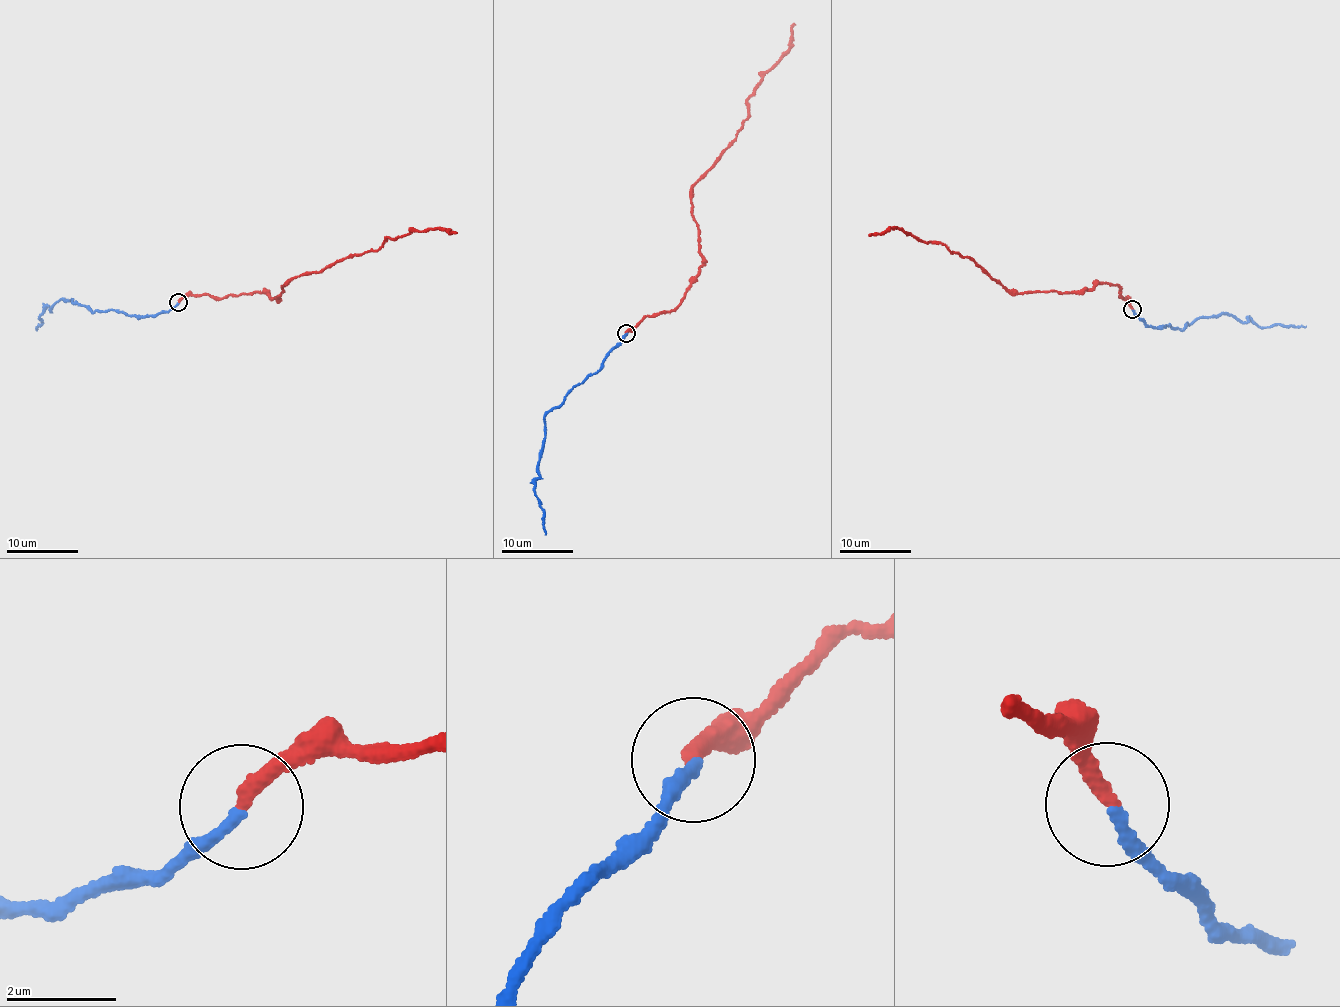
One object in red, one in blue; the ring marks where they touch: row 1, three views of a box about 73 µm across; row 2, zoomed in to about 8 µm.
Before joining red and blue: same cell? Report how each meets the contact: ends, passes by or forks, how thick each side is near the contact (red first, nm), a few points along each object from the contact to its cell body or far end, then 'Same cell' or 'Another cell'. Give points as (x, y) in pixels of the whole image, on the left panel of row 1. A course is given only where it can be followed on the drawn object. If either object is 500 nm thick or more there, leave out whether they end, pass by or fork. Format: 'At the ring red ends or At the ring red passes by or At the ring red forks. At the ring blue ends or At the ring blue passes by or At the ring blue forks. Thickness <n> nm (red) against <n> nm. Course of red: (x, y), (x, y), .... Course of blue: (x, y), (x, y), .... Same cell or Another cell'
At the ring red ends. At the ring blue ends. Thickness 300 nm (red) against 240 nm. Course of red: (178, 302), (205, 293), (223, 299), (257, 291), (277, 297), (289, 280), (376, 250), (387, 236), (456, 232). Course of blue: (178, 302), (139, 319), (113, 310), (93, 312), (60, 299), (39, 315), (36, 331). Another cell

